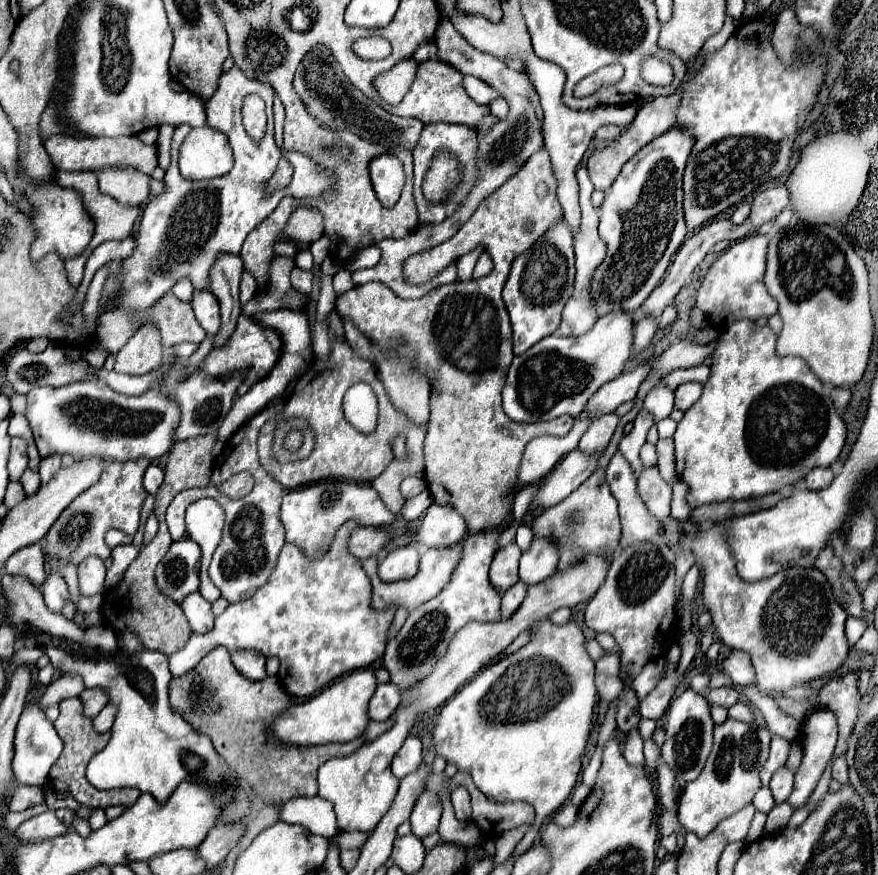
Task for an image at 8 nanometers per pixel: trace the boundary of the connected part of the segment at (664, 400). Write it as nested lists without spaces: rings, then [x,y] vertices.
[[[659,381],[643,399],[643,409],[647,409],[655,421],[661,421],[669,417],[673,409],[673,389],[667,387],[663,381]]]

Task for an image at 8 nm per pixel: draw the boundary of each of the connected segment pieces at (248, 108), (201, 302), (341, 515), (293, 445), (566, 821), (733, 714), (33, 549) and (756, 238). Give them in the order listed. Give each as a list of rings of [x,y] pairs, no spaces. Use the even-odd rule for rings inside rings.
[[[257,95],[245,97],[241,115],[246,132],[255,141],[259,141],[265,135],[267,122],[263,99]]]
[[[195,289],[193,299],[191,299],[191,307],[195,311],[199,325],[209,335],[217,335],[221,329],[221,317],[219,317],[219,303],[217,303],[215,295],[211,295],[211,291],[197,291]]]
[[[323,481],[295,489],[289,491],[281,503],[281,523],[287,527],[285,541],[297,545],[309,559],[321,559],[327,553],[337,529],[349,519],[367,527],[385,527],[395,521],[395,513],[385,507],[377,493],[351,493],[351,483],[347,481]]]
[[[291,430],[285,437],[284,447],[290,451],[299,449],[303,442],[303,435],[298,430]]]
[[[567,803],[567,805],[563,805],[557,813],[555,813],[555,823],[557,825],[561,825],[561,827],[569,827],[569,825],[573,825],[575,823],[575,819],[577,819],[577,807],[573,805],[573,803]]]
[[[735,703],[731,709],[729,709],[729,717],[731,719],[737,719],[737,721],[745,721],[745,723],[753,723],[753,713],[751,709],[745,705],[745,703]]]
[[[29,545],[19,551],[15,551],[7,563],[5,569],[9,575],[21,575],[27,577],[35,587],[41,587],[43,579],[47,577],[45,573],[45,555],[41,551],[41,545]]]
[[[749,235],[737,241],[733,247],[721,253],[721,257],[709,267],[699,291],[697,307],[707,315],[707,321],[717,327],[727,327],[737,319],[759,319],[777,313],[775,299],[765,291],[763,271],[767,257],[767,235]]]

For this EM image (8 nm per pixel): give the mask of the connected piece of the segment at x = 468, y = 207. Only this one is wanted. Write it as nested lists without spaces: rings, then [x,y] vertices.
[[[443,19],[435,31],[435,45],[439,51],[439,59],[443,63],[449,63],[451,67],[455,67],[457,71],[461,71],[463,75],[473,75],[483,79],[485,83],[489,83],[491,87],[497,87],[497,91],[501,91],[509,103],[509,115],[505,121],[495,123],[487,133],[477,131],[477,157],[475,157],[475,169],[479,173],[473,189],[469,191],[469,195],[463,199],[463,203],[457,207],[457,211],[453,215],[449,215],[443,223],[423,223],[415,229],[415,233],[405,235],[403,239],[393,239],[391,243],[379,243],[377,247],[381,247],[383,257],[381,261],[367,269],[367,273],[353,273],[353,283],[355,285],[365,285],[369,281],[381,281],[385,283],[395,295],[399,295],[401,299],[421,299],[421,293],[429,293],[429,291],[401,291],[401,261],[413,253],[431,249],[443,241],[447,241],[451,235],[455,235],[459,231],[459,227],[473,215],[473,211],[477,209],[477,205],[481,203],[483,197],[491,195],[497,187],[501,187],[511,175],[515,175],[515,171],[519,171],[519,167],[523,167],[523,163],[543,147],[543,137],[541,137],[541,127],[543,127],[543,113],[541,113],[541,105],[539,105],[539,95],[531,89],[527,77],[519,71],[509,69],[501,59],[497,59],[491,53],[479,51],[471,45],[467,45],[465,39],[461,39],[457,35],[457,31],[451,27],[449,19]]]

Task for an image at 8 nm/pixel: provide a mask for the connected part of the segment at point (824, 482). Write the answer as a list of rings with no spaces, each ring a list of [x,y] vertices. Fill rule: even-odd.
[[[817,467],[817,469],[811,469],[805,477],[805,485],[807,489],[811,491],[819,491],[819,489],[825,489],[829,487],[833,481],[833,471],[827,469],[827,467]]]

